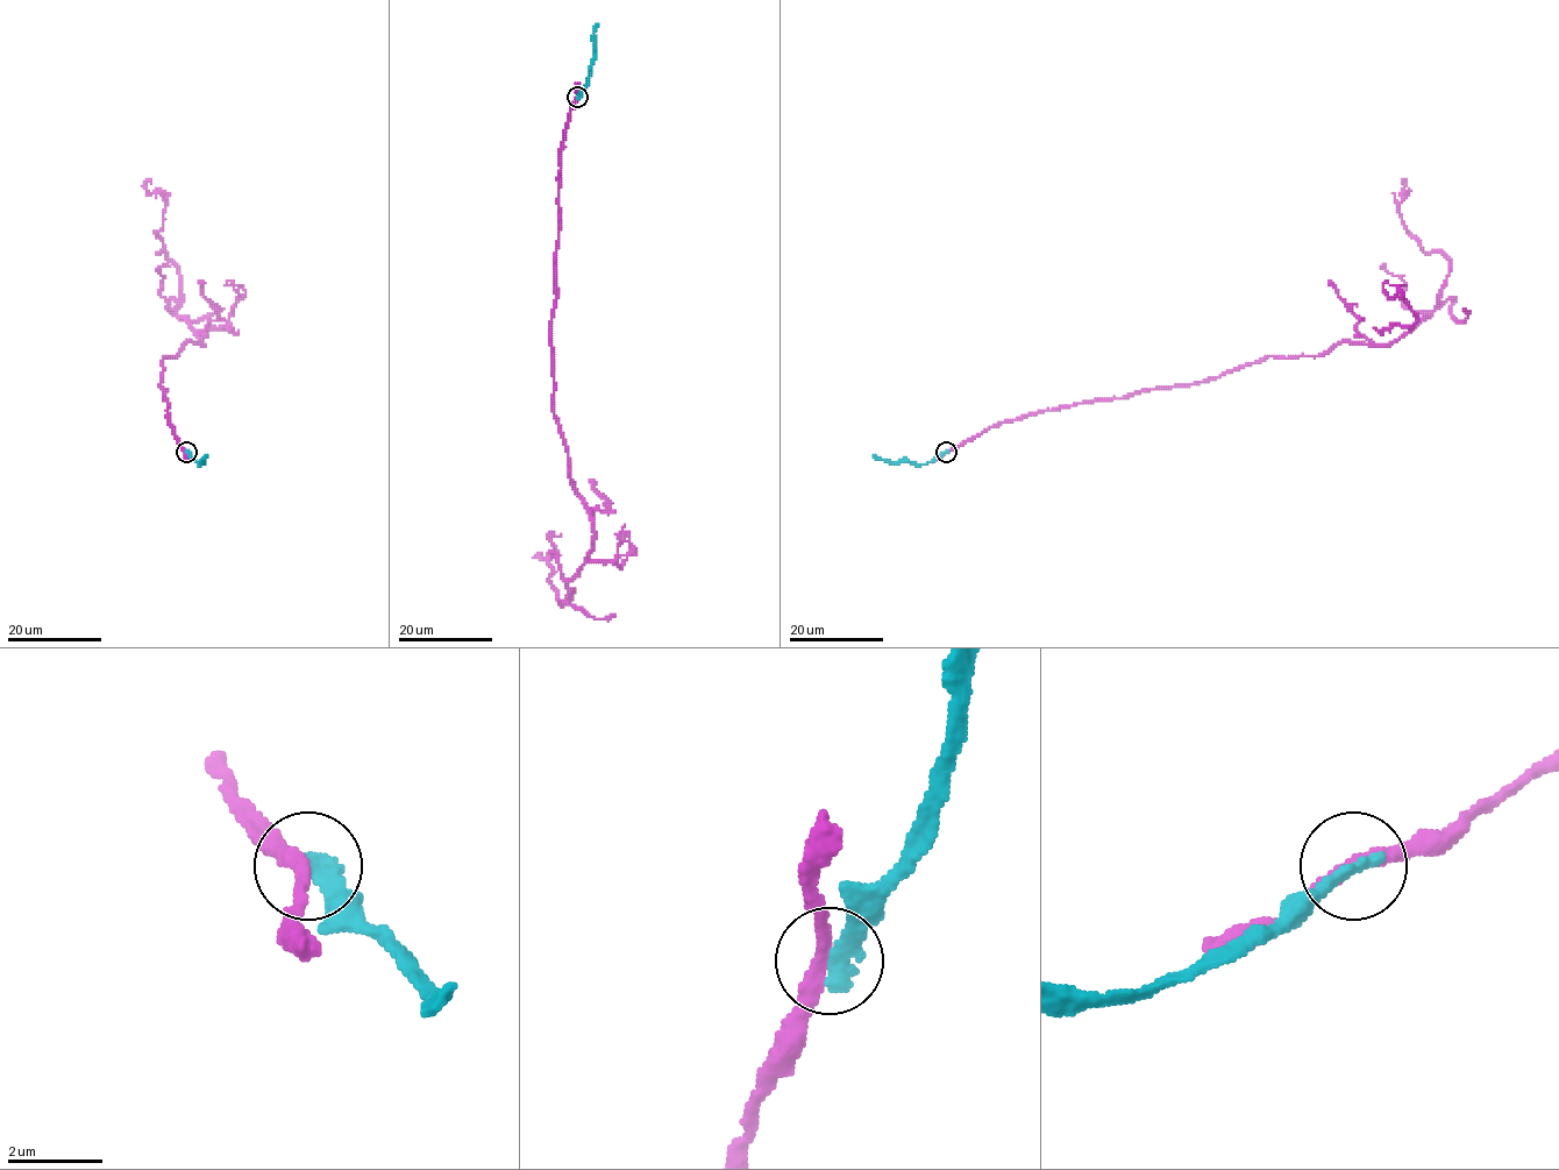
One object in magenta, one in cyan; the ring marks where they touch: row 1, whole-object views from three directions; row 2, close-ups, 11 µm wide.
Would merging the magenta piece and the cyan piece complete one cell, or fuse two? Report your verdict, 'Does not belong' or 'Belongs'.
Does not belong

